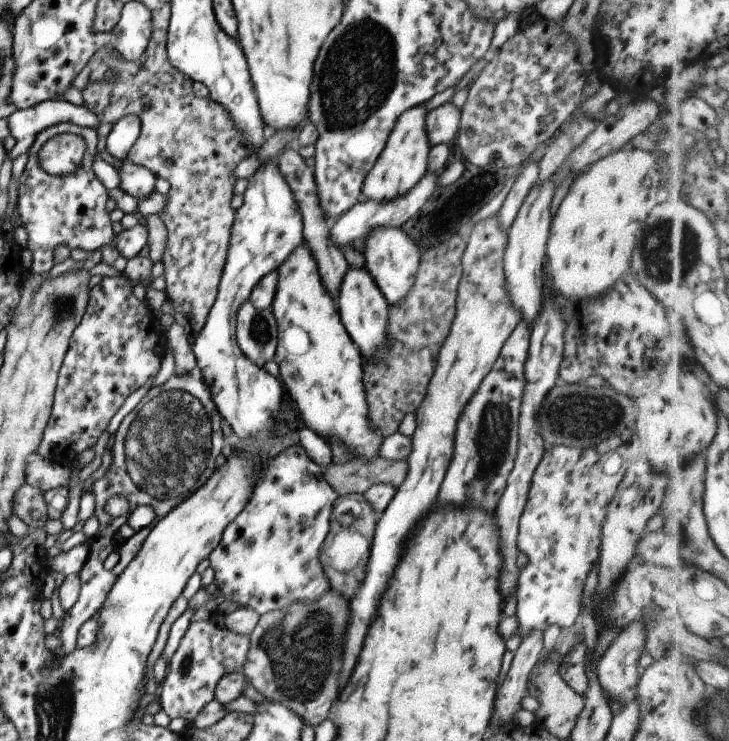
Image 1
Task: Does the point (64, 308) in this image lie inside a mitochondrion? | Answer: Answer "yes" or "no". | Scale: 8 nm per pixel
yes

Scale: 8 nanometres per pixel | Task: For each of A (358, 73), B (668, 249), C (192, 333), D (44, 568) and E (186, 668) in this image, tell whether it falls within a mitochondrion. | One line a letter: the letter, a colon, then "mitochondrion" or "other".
A: mitochondrion
B: mitochondrion
C: other
D: other
E: mitochondrion

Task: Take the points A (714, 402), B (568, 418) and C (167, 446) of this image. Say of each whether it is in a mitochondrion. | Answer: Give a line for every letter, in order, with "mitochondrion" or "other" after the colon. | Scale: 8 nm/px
A: other
B: mitochondrion
C: mitochondrion

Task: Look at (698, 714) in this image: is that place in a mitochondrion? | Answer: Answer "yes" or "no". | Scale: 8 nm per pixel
no

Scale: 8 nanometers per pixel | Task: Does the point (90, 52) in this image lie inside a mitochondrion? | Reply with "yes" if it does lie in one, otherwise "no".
no

